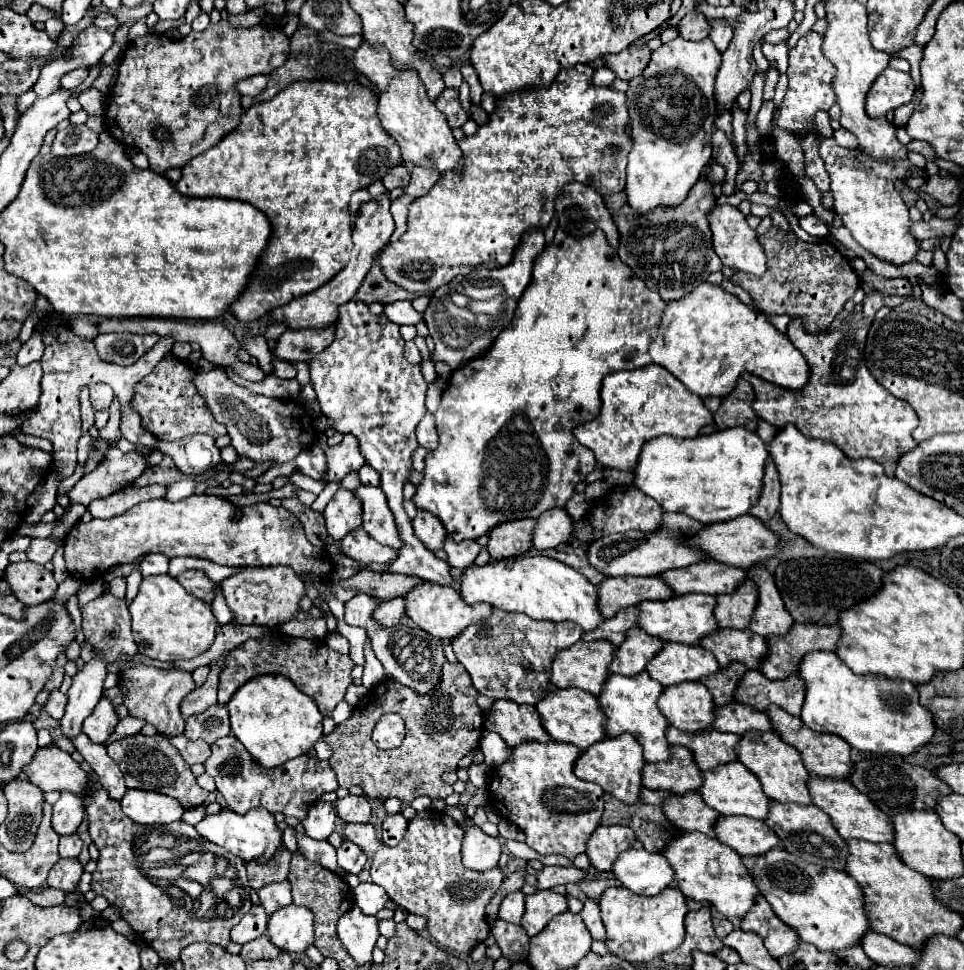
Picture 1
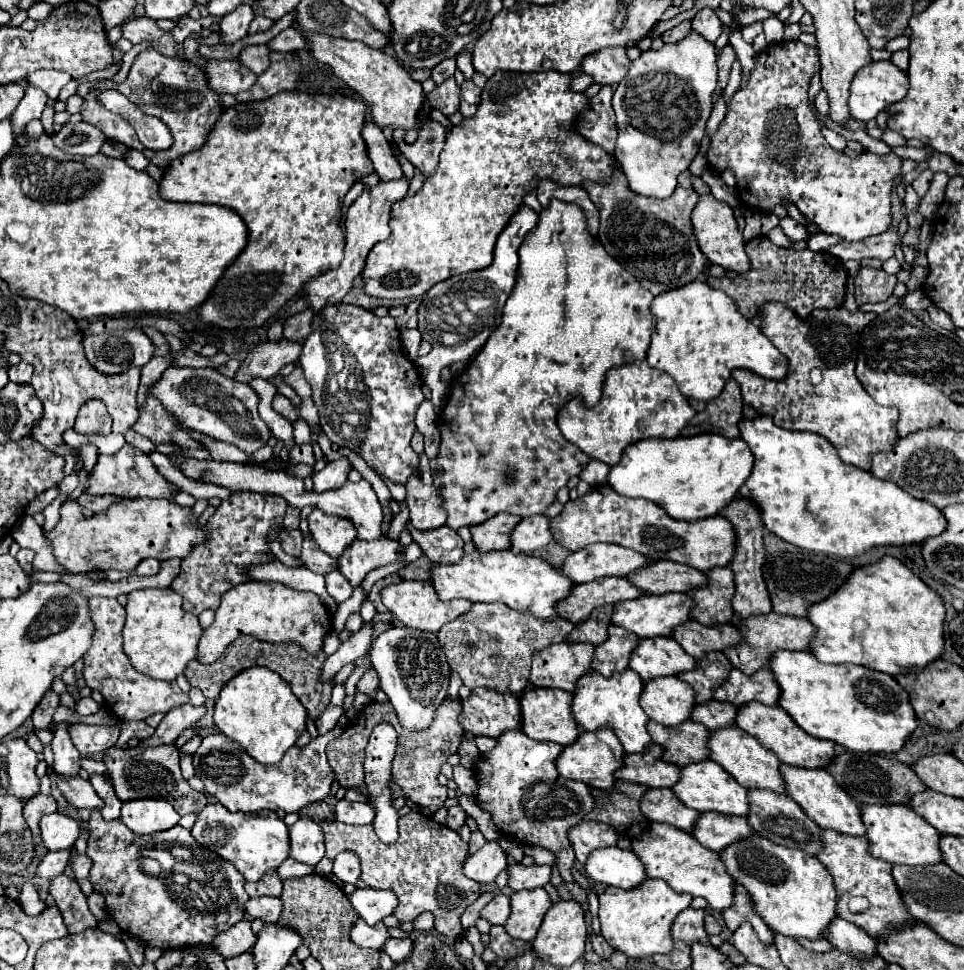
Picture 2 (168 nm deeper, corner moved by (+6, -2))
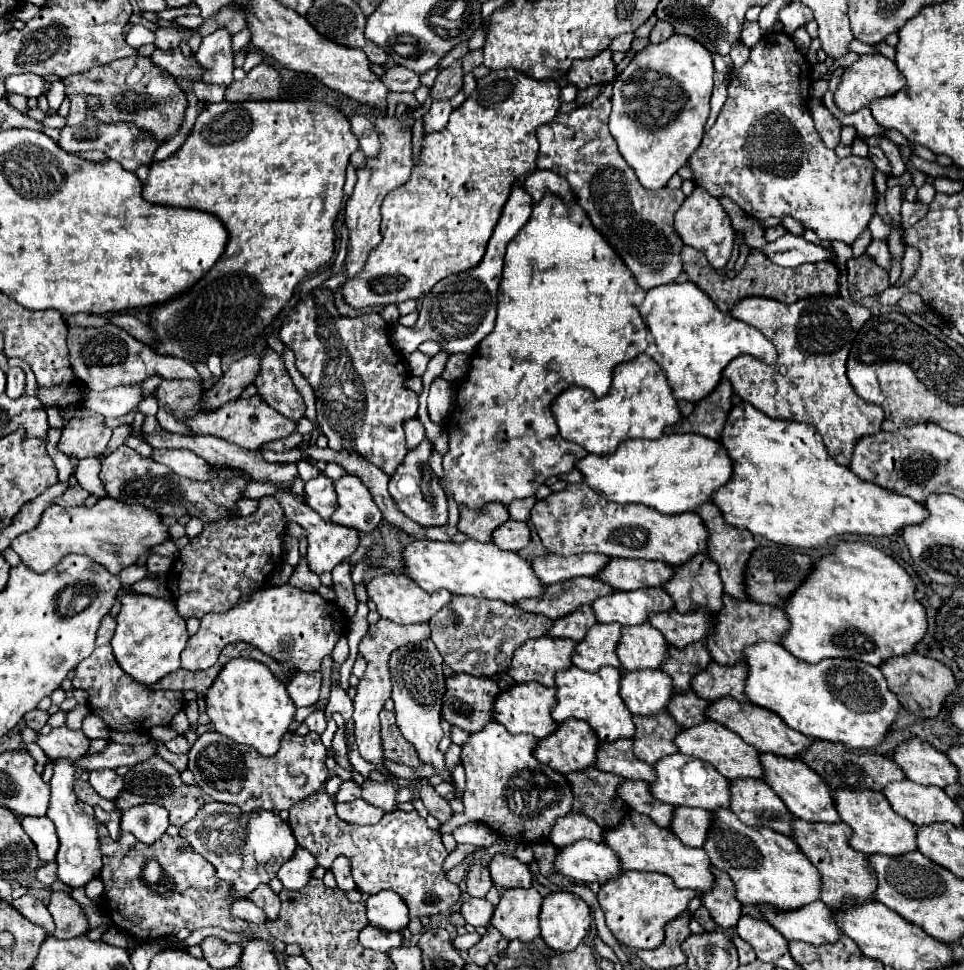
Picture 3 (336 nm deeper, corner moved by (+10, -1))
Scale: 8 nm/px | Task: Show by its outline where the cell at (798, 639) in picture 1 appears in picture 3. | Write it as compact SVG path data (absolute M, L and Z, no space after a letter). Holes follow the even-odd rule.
M724 596L724 608L718 612L716 632L706 640L706 644L714 662L724 666L734 666L744 660L744 648L758 644L760 640L770 640L780 644L788 628L790 620L784 608L774 608L766 604L754 604L752 600L734 600L730 596Z

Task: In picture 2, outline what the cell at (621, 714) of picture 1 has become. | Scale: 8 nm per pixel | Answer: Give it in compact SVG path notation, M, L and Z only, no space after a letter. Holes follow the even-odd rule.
M632 669L614 673L612 677L604 677L596 671L588 671L576 681L574 699L572 699L572 717L586 731L596 731L600 727L612 729L626 753L642 753L642 749L646 749L652 743L652 739L646 731L648 715L638 705L640 691L642 691L642 679Z

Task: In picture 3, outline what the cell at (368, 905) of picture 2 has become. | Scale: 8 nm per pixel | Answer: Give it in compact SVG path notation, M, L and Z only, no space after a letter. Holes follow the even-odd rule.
M392 890L372 894L366 902L366 916L372 926L382 930L402 930L404 926L408 926L406 904Z

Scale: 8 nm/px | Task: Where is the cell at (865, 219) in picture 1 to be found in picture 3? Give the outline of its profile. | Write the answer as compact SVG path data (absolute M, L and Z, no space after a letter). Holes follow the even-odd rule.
M784 32L764 34L750 52L750 60L730 74L728 98L718 114L714 126L704 134L702 144L690 156L694 184L708 190L712 196L728 196L748 216L766 220L770 216L792 216L818 234L820 240L842 240L852 244L868 230L874 216L874 162L870 158L848 156L838 158L834 150L826 148L818 136L812 116L808 112L810 98L810 62L794 46L792 38Z

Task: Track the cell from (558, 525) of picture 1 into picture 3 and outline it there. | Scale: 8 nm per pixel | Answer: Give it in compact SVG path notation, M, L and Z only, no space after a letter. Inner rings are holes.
M508 520L500 528L494 530L492 542L498 548L502 548L502 550L514 550L514 552L518 552L524 546L528 546L528 542L530 542L530 528L528 528L526 522Z

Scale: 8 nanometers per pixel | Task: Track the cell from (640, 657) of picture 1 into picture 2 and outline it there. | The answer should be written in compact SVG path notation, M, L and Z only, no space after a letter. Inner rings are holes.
M610 625L608 639L604 641L604 645L596 647L596 653L592 659L592 669L606 677L610 677L616 671L620 673L620 671L628 669L630 653L638 645L638 641L640 641L640 637L636 637L632 631Z

